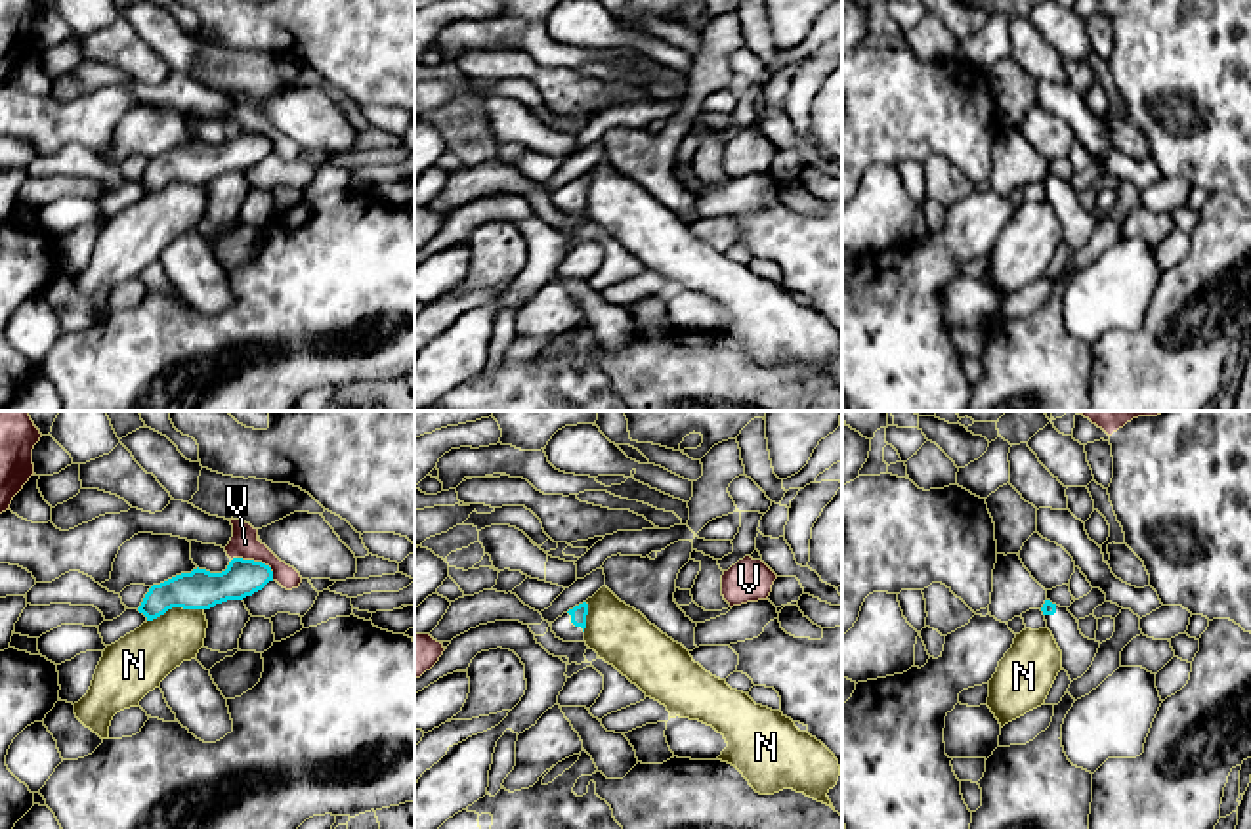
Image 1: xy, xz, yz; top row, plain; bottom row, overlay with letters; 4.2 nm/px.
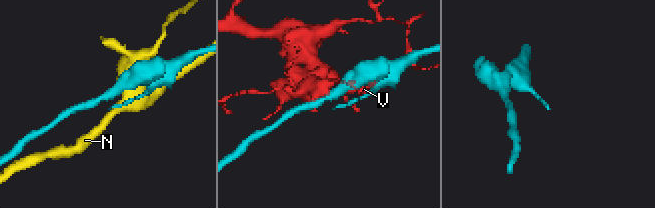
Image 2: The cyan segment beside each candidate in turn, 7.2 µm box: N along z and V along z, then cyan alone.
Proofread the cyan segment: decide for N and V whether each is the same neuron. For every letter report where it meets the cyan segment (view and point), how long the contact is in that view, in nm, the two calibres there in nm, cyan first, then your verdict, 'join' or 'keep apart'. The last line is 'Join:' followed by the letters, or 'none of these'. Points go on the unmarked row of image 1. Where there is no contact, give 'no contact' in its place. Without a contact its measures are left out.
N: xy (174, 178) | 240 nm | 160/240 nm | keep apart
V: xy (256, 134) | 200 nm | 160/120 nm | keep apart
Join: none of these

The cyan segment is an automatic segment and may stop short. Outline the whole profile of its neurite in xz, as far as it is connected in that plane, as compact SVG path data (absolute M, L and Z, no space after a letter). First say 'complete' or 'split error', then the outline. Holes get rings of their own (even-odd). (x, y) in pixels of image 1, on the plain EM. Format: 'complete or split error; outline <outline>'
split error; outline M583 174L550 195L552 204L563 214L584 214L586 187L588 176Z

